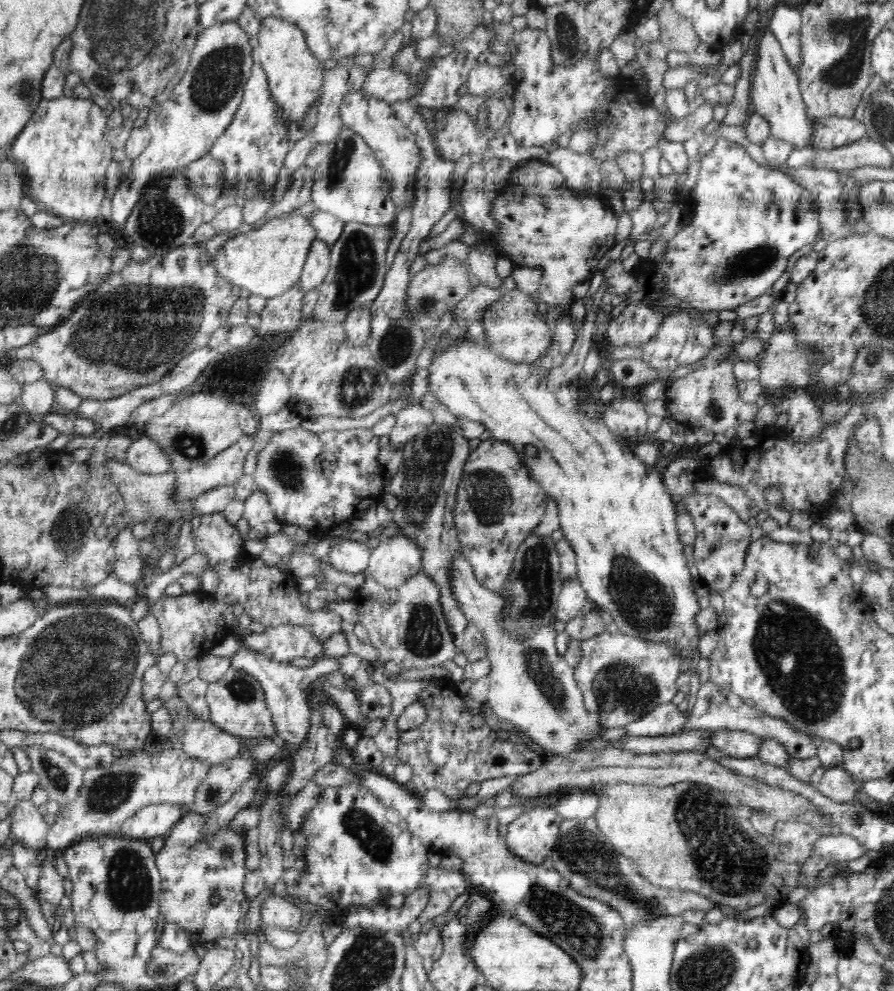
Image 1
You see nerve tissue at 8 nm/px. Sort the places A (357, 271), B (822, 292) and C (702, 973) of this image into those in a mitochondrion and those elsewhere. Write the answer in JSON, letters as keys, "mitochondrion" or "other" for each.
{"A":"mitochondrion","B":"other","C":"mitochondrion"}

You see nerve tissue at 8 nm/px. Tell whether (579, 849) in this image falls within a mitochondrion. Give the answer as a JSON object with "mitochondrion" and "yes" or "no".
{"mitochondrion":"yes"}

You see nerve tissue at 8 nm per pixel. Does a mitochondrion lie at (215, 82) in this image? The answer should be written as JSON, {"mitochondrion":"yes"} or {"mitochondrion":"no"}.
{"mitochondrion":"yes"}

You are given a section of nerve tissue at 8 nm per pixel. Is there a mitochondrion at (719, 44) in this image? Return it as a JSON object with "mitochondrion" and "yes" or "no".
{"mitochondrion":"no"}

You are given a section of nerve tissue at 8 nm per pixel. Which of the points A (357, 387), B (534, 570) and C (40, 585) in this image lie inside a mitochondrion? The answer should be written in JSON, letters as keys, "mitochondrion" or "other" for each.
{"A":"mitochondrion","B":"mitochondrion","C":"other"}

